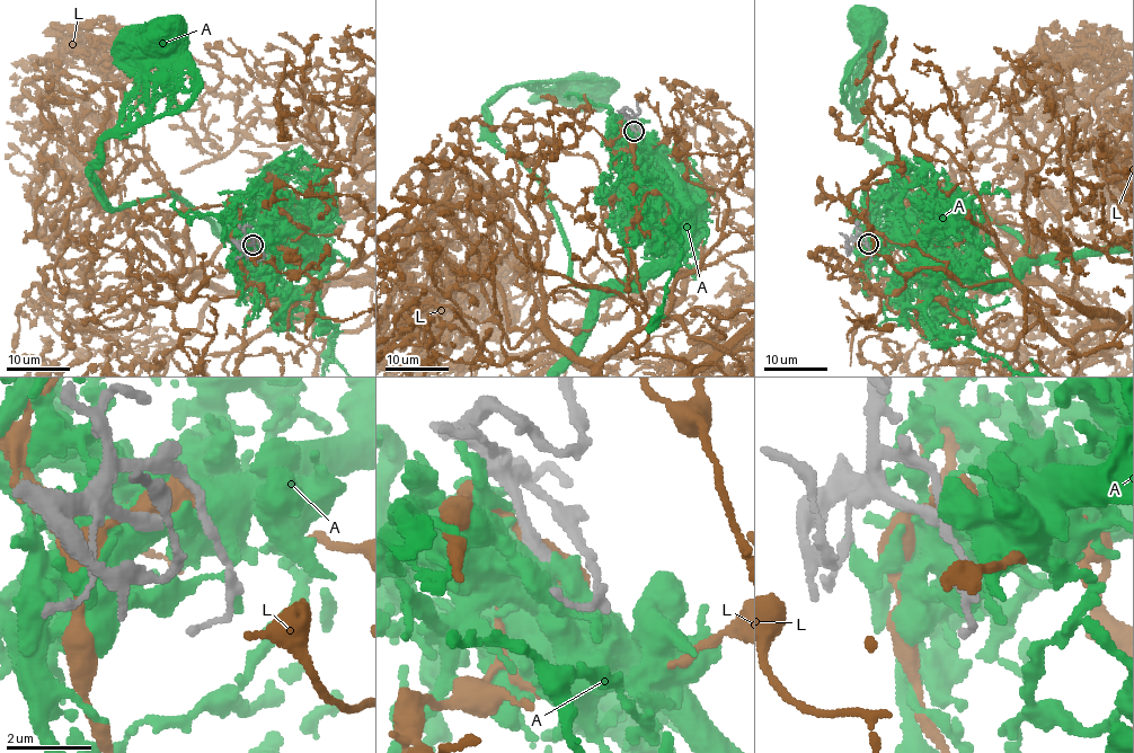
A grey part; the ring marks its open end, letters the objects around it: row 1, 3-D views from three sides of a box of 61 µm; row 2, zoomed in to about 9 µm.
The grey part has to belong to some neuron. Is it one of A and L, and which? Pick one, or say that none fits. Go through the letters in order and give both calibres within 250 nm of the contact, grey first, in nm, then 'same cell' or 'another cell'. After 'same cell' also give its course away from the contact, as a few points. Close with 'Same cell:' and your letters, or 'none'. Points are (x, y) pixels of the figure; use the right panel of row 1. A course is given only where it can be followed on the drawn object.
A: 400/650 nm | same cell | via (867, 245), (893, 264), (939, 258), (981, 283), (1030, 255), (960, 197), (912, 197), (866, 141), (866, 25)
L: 420/360 nm | another cell
Same cell: A

